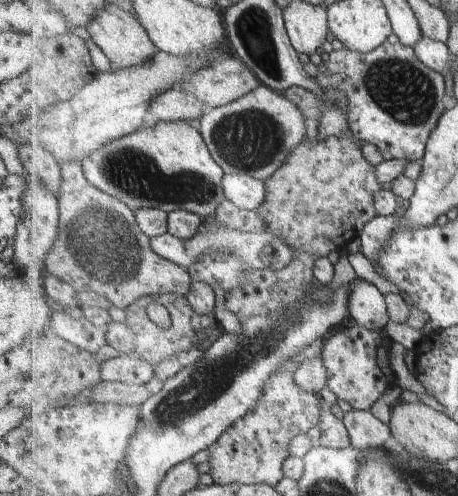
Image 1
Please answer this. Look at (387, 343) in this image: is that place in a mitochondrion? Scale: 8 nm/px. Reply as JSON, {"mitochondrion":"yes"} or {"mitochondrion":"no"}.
{"mitochondrion":"no"}

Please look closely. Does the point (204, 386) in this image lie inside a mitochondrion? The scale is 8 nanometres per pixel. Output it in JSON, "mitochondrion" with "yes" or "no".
{"mitochondrion":"yes"}

